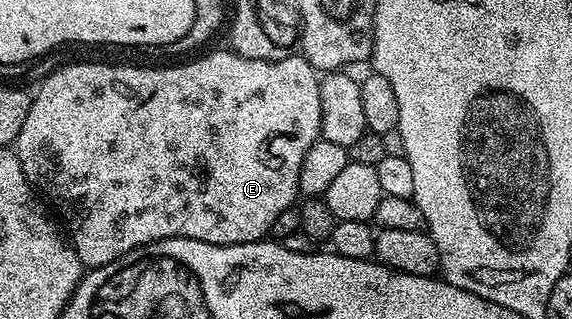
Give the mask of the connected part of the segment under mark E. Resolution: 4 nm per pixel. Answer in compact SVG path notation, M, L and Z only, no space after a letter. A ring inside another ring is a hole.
M232 49L225 50L202 55L179 67L126 67L122 63L109 61L69 62L51 70L50 76L39 85L38 92L33 92L28 117L24 117L24 125L20 125L16 140L18 160L31 184L39 188L42 186L46 190L45 198L50 198L58 206L63 219L61 222L64 227L66 222L65 230L83 268L103 267L124 257L124 253L132 249L165 239L195 239L221 247L233 243L256 243L270 235L276 217L280 217L284 209L295 206L300 195L298 182L304 157L322 134L319 72L298 53L292 53L280 61L256 61L240 57Z

